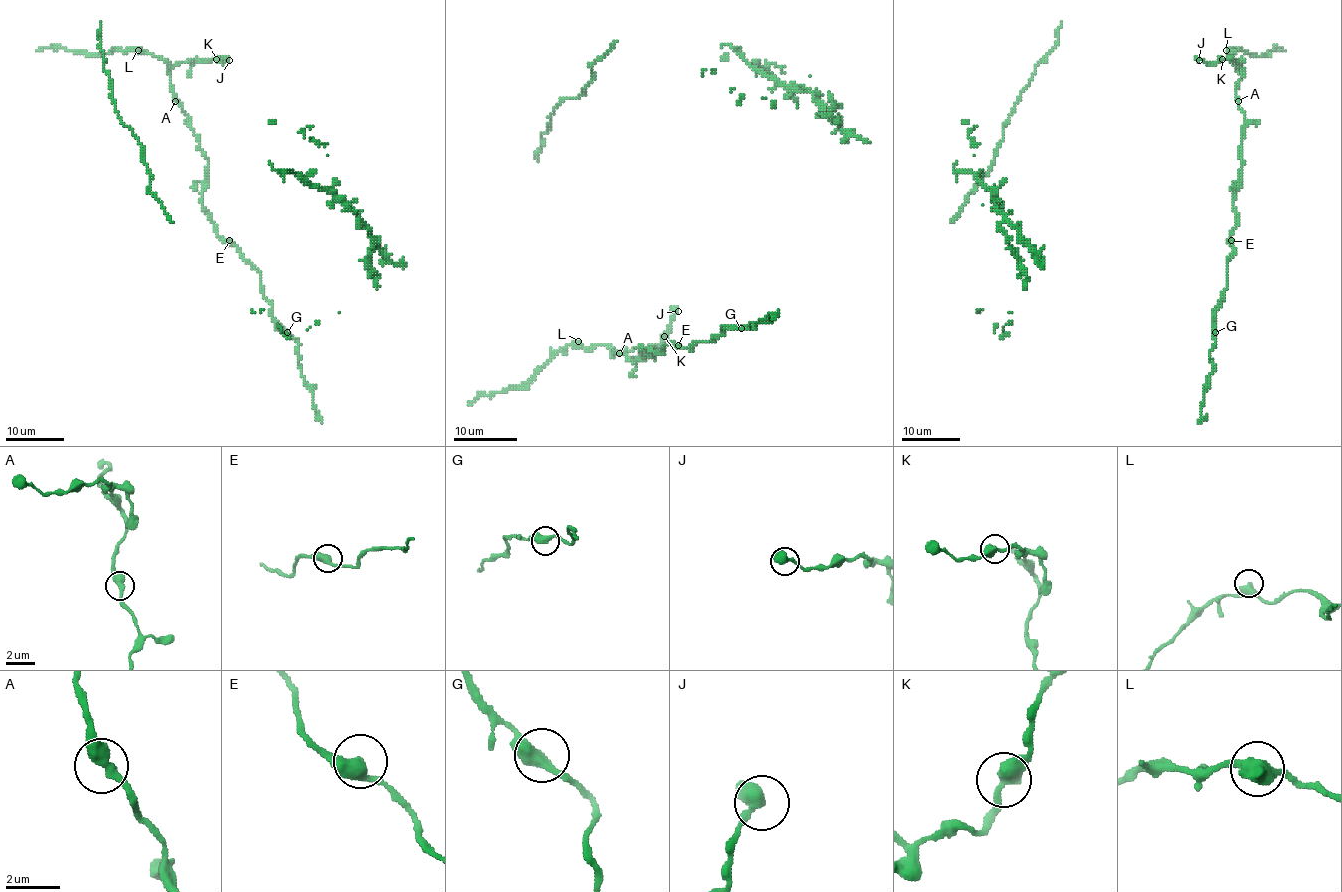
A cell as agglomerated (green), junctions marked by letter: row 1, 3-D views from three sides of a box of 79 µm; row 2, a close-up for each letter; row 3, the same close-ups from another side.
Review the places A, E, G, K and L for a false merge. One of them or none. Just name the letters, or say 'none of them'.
none of them

